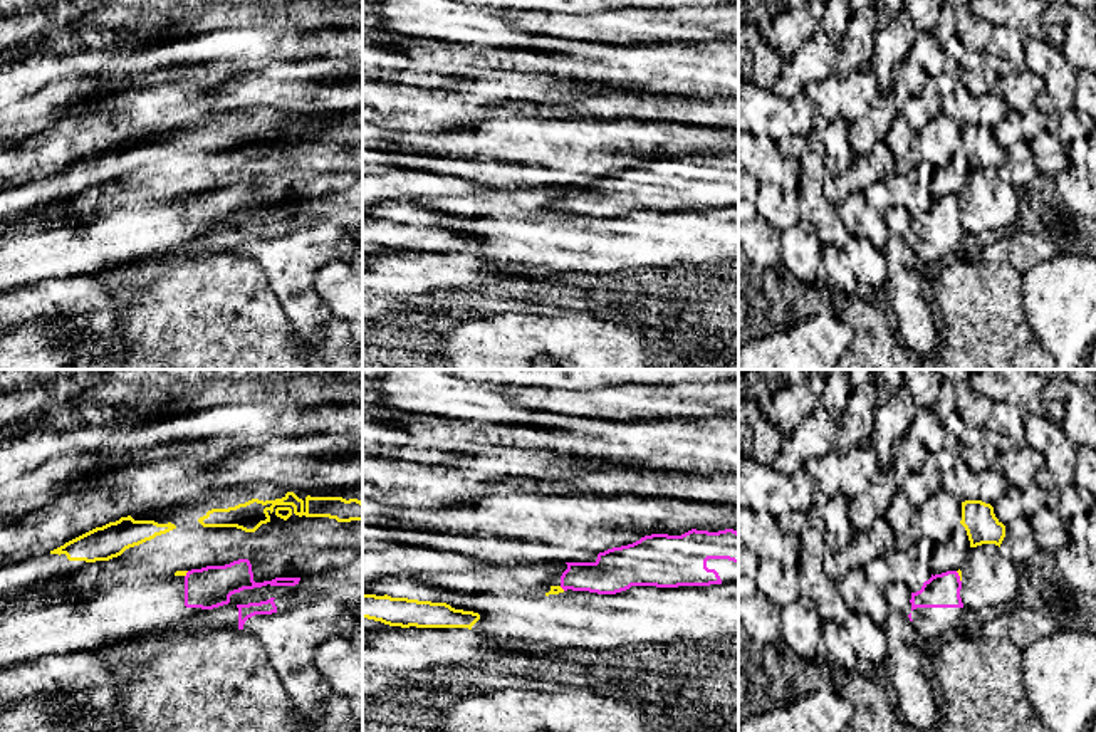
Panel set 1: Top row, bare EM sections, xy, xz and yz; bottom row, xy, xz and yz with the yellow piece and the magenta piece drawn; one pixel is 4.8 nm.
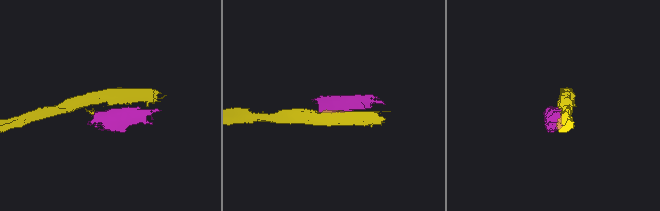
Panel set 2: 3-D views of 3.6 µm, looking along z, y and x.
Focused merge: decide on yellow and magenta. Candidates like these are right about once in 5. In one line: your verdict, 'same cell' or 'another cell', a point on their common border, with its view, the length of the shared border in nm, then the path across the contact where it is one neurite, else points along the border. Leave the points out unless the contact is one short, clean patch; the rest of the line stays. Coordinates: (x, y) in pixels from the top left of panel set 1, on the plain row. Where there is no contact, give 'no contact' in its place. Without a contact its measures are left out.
another cell | yz (959, 198) | 60 nm | along yz (955, 195), (960, 205)

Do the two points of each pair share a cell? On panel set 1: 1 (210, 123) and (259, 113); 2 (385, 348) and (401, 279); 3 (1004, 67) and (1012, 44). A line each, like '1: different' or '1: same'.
1: same
2: different
3: same

